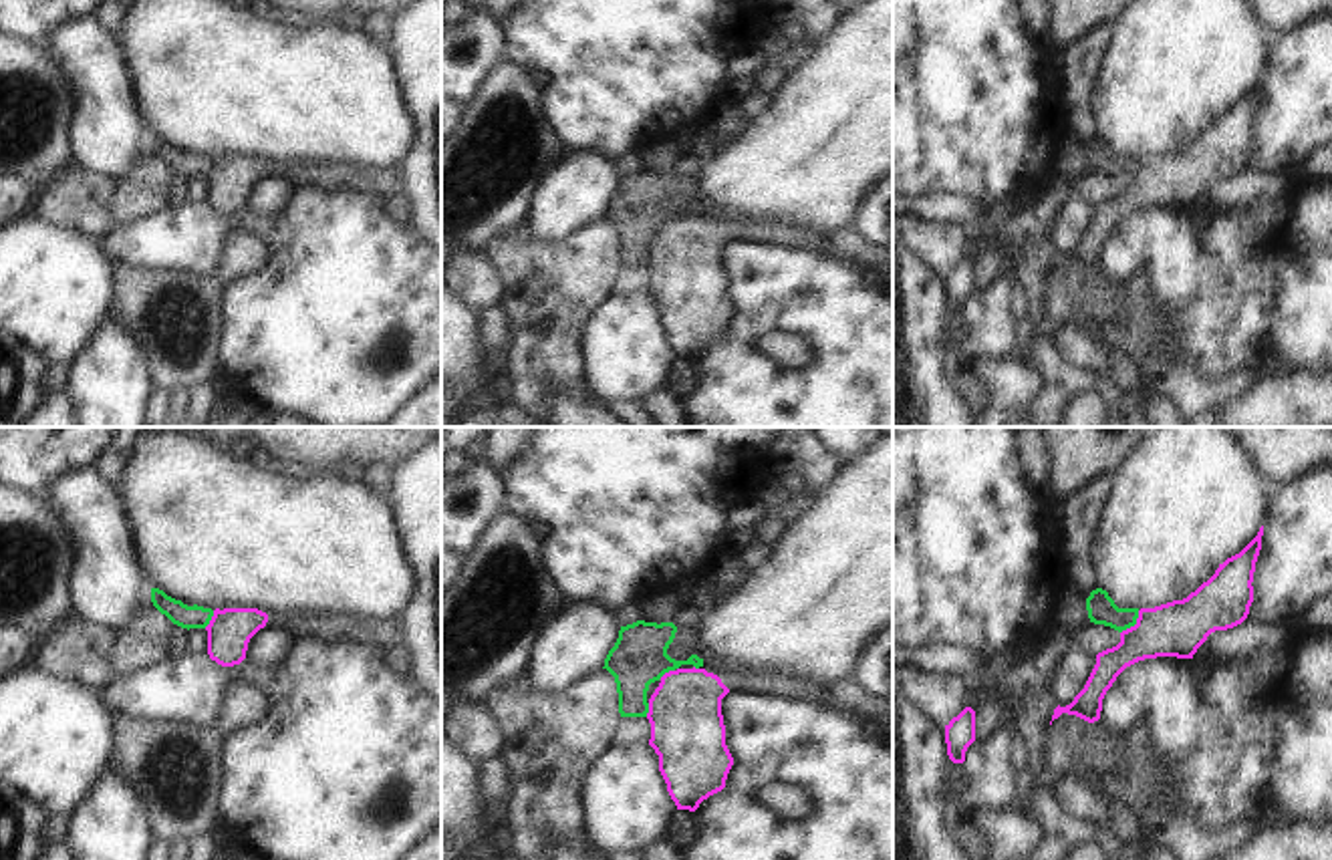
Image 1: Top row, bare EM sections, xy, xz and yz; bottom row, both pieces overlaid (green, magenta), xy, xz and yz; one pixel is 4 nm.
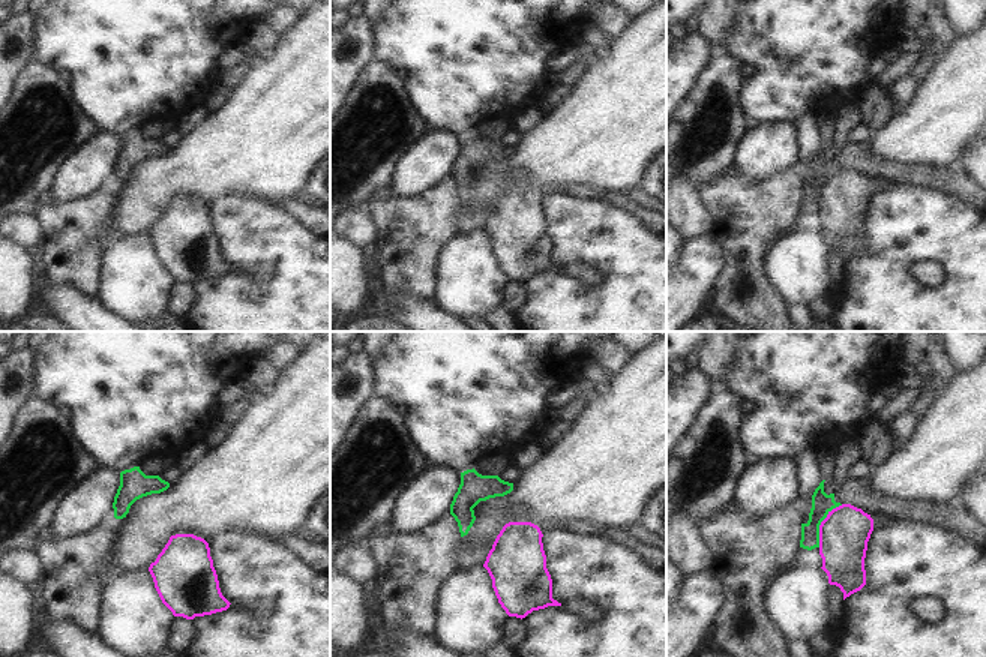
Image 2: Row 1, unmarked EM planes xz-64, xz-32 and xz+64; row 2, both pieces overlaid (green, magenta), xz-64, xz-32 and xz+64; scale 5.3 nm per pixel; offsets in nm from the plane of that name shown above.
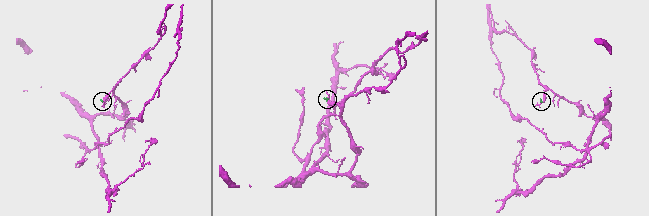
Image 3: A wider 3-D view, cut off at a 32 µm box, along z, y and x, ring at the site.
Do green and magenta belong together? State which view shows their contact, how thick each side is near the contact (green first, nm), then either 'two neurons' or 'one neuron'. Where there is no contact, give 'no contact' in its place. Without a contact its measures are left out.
contact in yz; calibres 110 and 220 nm; two neurons

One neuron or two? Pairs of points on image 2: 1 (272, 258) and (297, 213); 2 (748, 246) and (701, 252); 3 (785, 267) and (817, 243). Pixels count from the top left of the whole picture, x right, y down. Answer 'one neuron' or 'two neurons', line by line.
1: two neurons
2: two neurons
3: one neuron

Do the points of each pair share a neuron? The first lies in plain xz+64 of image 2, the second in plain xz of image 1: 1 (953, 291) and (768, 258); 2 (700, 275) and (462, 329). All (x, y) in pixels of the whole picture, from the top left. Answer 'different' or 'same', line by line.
1: same
2: different

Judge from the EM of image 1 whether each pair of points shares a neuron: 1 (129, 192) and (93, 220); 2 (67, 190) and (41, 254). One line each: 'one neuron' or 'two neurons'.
1: one neuron
2: two neurons

